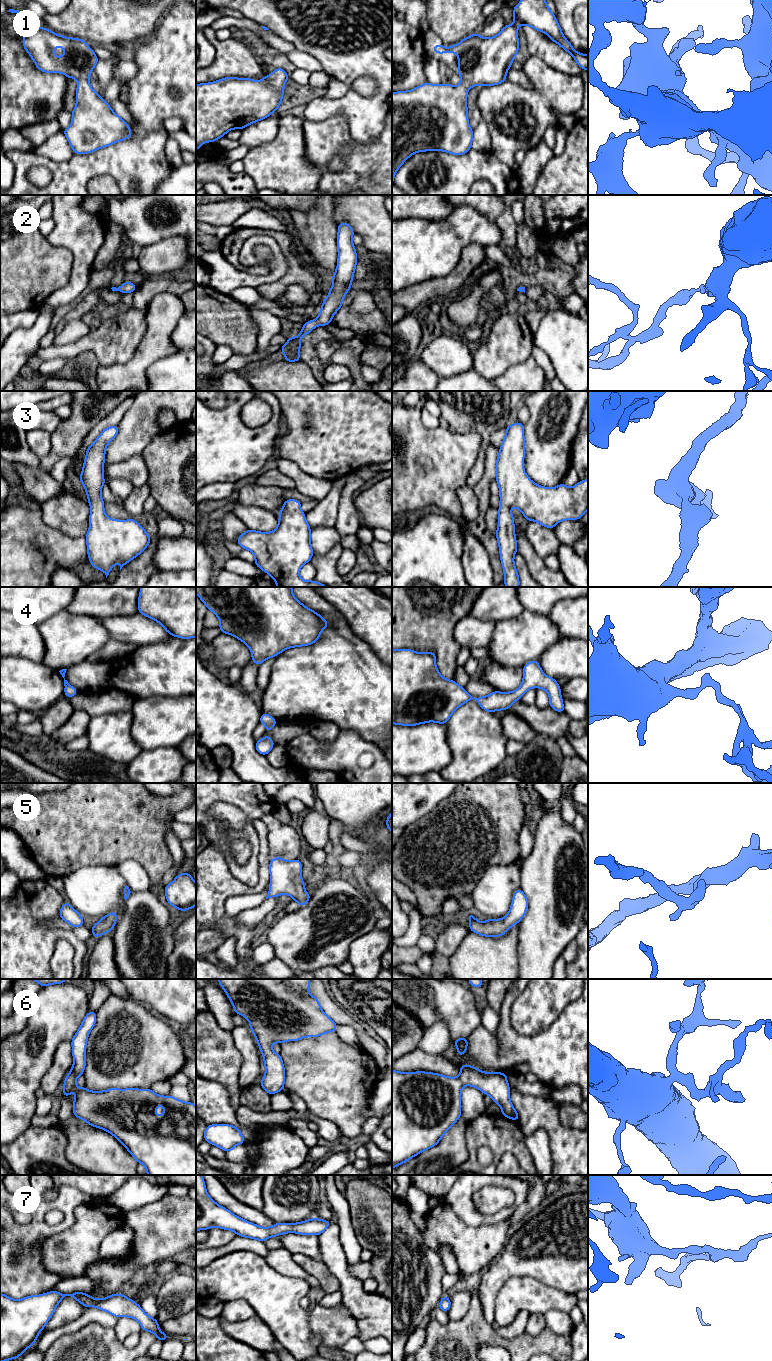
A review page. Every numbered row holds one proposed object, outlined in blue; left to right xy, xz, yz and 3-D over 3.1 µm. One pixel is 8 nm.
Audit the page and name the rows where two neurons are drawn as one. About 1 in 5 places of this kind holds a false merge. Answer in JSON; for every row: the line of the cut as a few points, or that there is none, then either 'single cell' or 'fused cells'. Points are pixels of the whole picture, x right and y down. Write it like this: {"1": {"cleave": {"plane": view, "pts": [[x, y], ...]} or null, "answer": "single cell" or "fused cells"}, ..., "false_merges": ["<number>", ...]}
{"1": {"cleave": null, "answer": "single cell"}, "2": {"cleave": null, "answer": "single cell"}, "3": {"cleave": null, "answer": "single cell"}, "4": {"cleave": null, "answer": "single cell"}, "5": {"cleave": null, "answer": "single cell"}, "6": {"cleave": null, "answer": "single cell"}, "7": {"cleave": null, "answer": "single cell"}, "false_merges": []}

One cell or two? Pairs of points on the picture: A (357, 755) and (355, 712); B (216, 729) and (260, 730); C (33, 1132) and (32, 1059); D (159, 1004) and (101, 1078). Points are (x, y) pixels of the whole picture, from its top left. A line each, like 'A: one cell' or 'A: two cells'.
A: two cells
B: two cells
C: two cells
D: two cells

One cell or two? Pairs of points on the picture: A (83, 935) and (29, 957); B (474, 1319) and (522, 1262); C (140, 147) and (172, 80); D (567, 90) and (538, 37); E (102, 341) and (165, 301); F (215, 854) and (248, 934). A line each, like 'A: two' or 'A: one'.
A: two
B: two
C: one
D: two
E: two
F: one

